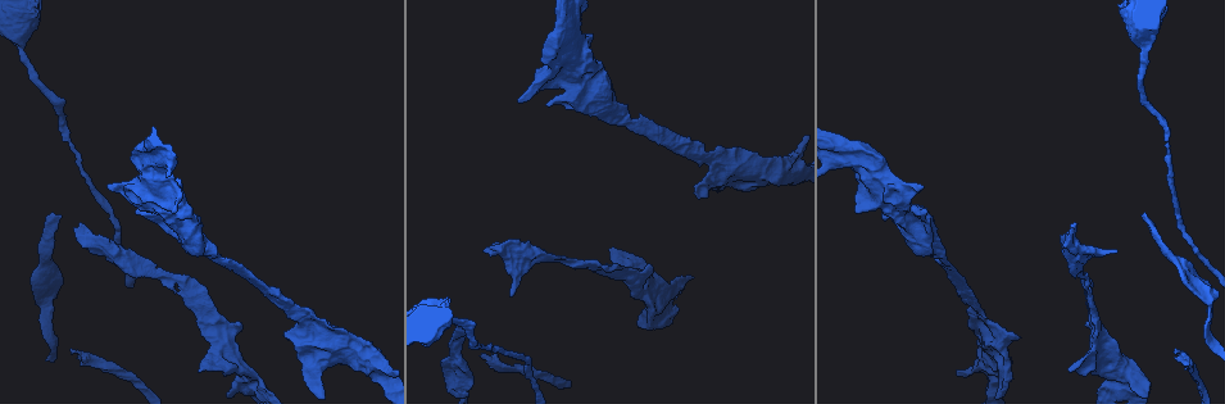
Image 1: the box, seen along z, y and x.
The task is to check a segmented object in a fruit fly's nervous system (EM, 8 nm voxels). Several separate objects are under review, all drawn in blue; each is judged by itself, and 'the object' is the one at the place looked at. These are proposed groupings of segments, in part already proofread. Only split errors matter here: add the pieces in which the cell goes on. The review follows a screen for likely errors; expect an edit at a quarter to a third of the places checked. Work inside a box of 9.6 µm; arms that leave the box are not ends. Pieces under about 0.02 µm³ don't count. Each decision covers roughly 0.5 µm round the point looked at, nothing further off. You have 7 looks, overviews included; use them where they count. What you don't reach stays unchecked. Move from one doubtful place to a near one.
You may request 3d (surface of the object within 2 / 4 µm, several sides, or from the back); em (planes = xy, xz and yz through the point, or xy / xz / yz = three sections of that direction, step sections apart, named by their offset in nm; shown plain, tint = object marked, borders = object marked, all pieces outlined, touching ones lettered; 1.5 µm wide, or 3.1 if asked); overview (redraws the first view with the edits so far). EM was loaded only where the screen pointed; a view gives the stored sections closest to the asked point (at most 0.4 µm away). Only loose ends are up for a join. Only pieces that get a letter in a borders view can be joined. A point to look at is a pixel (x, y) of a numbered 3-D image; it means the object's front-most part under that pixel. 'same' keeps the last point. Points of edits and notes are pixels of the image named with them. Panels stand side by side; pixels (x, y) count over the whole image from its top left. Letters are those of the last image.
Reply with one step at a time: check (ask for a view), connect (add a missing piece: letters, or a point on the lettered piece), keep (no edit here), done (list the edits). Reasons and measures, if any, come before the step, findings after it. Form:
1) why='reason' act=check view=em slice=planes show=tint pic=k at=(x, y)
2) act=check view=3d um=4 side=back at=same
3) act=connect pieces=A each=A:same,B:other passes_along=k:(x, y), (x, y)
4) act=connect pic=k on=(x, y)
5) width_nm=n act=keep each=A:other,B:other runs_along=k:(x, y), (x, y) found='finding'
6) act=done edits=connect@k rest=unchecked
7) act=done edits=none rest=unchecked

why='free end' act=check view=3d um=2 pic=1 at=(1087, 305)

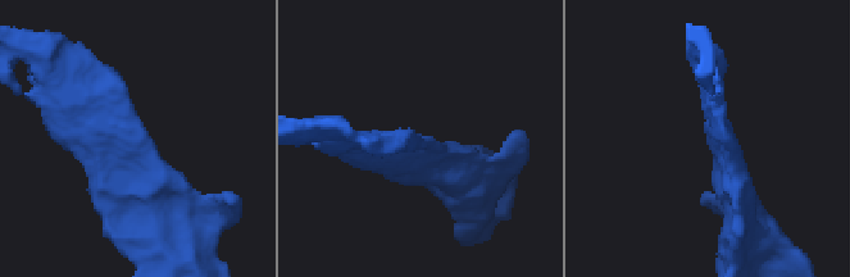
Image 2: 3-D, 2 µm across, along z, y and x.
act=check view=em slice=xz step=4 show=tint pic=2 at=(146, 137)

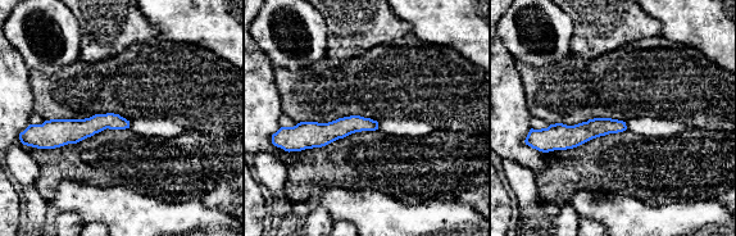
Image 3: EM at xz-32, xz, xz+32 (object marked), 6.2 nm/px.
act=check view=em slice=planes show=borders at=same

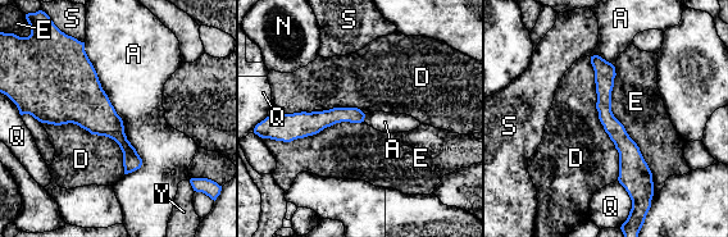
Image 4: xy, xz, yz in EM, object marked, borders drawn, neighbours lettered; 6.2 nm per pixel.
act=keep each=A:other,D:other,E:other,N:other,Q:other,S:other,Y:other border=4:(83, 42), (100, 86), (122, 121) found='none of them fits'

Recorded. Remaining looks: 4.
why='tapers out' act=check view=em slice=xz step=4 show=tint pic=1 at=(1141, 215)

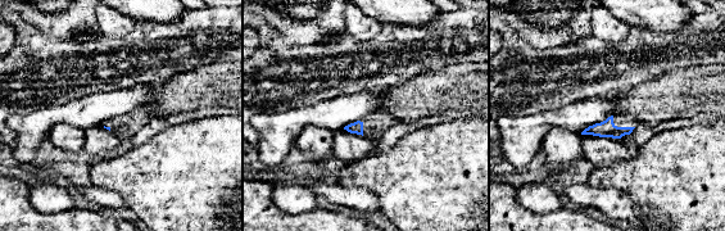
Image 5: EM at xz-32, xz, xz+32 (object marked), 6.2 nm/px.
why='cut it another way' act=check view=em slice=planes show=borders at=same

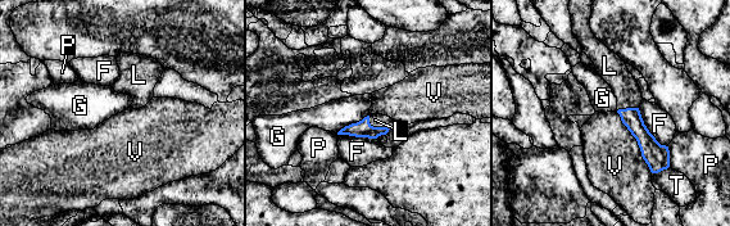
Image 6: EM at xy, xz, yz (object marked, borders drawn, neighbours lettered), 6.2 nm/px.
longest_contact=V:440nm act=connect pieces=L each=F:other,G:other,L:same,P:other,T:other,V:other passes_along=6:(362, 129), (377, 127), (375, 120) found='it goes on there'

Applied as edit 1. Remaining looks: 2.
act=check view=3d um=4 pic=1 at=(132, 160)

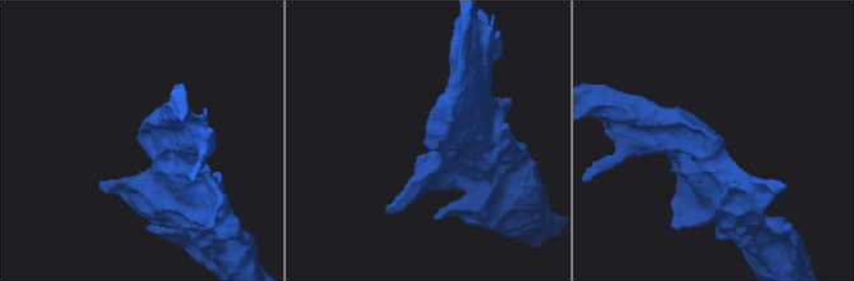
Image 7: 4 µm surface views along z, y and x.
act=check view=em slice=xy step=8 show=borders pic=7 at=(717, 138)

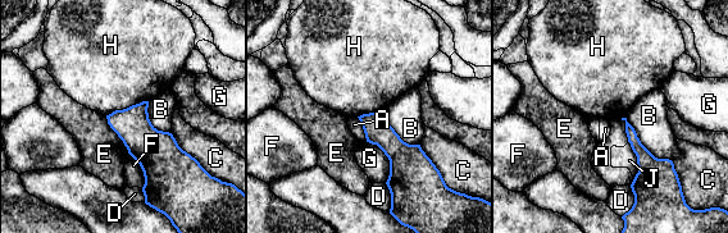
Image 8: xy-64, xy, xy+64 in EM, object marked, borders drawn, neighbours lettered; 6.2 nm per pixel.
act=keep each=A:other,B:other,C:other,D:other,E:other,F:other,G:other,H:other,J:other found='none of them fits'

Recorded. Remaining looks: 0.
act=done edits=connect@6 rest=unchecked

